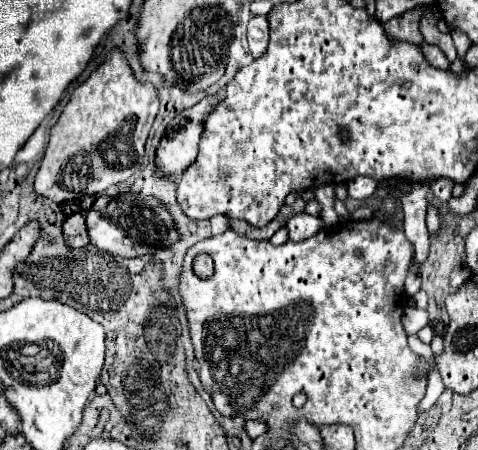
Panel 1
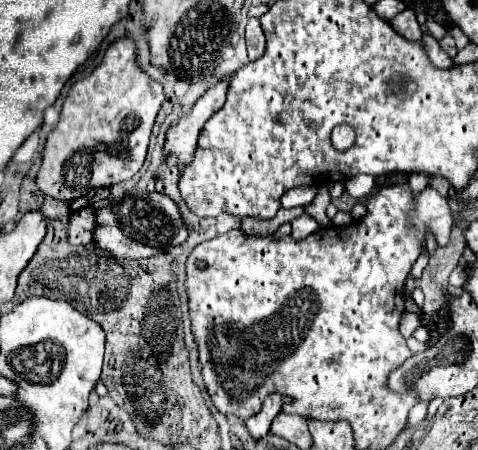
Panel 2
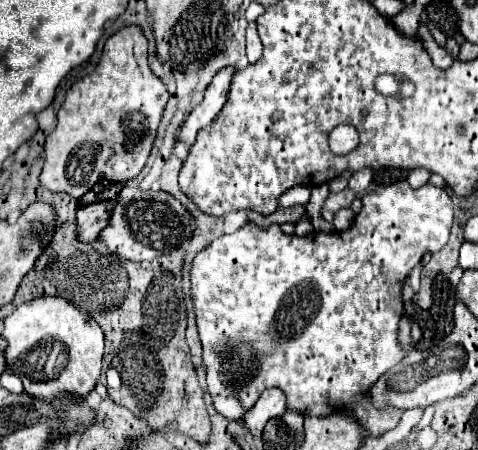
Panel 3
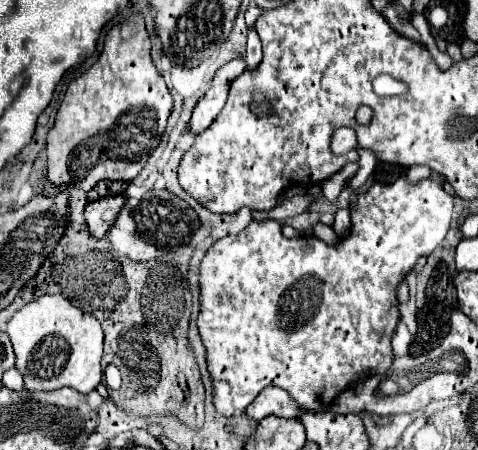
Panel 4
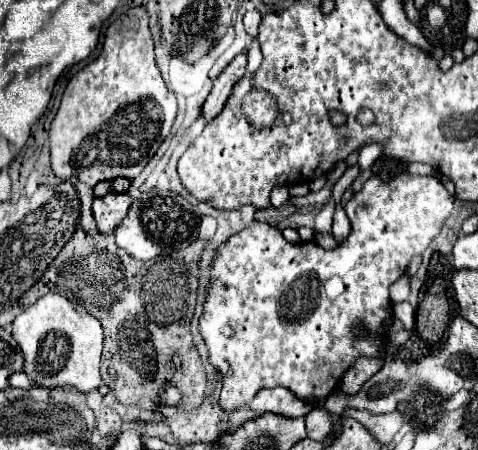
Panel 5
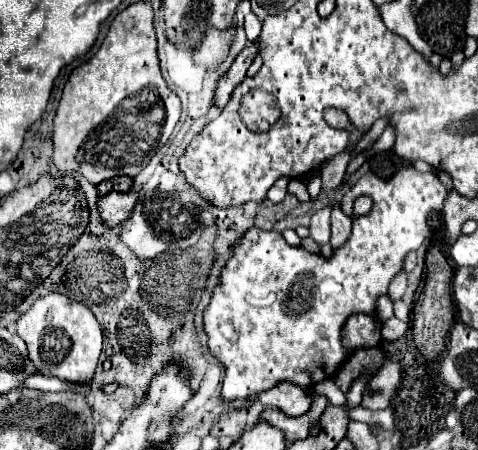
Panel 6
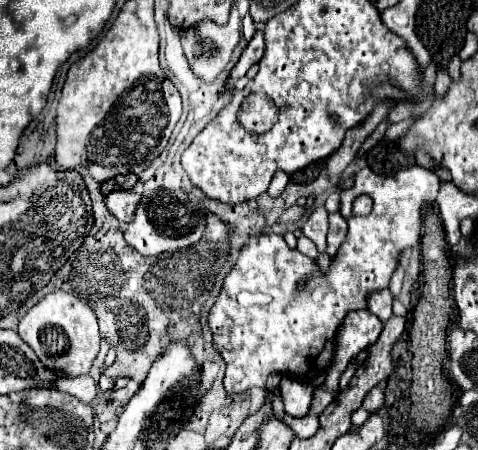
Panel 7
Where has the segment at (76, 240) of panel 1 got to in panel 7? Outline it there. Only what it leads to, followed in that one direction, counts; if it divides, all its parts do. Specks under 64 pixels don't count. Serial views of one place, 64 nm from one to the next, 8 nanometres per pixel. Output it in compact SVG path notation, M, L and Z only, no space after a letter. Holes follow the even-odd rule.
M114 190L114 192L110 192L106 196L106 204L108 204L108 210L120 222L128 222L128 220L132 220L140 198L142 196L138 192L134 192L134 190Z

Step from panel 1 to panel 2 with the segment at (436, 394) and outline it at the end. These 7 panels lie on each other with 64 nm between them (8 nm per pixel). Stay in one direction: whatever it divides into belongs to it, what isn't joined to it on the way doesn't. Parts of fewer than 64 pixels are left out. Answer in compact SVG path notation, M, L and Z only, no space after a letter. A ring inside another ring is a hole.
M422 402L422 404L416 404L416 406L410 410L410 414L408 414L408 420L406 420L404 430L418 426L418 424L424 420L424 416L426 416L426 408L428 408L428 404L424 404L424 402Z

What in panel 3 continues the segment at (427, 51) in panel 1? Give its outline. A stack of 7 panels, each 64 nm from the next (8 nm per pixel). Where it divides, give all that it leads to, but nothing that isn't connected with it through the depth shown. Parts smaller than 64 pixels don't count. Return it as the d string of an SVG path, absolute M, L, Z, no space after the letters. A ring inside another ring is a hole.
M422 20L420 26L418 26L418 38L422 40L424 48L428 50L430 58L434 60L434 64L436 64L438 68L450 68L450 66L452 66L452 62L454 62L452 56L450 56L444 48L440 48L440 46L434 42L434 38L432 38L428 26L426 26L426 20Z

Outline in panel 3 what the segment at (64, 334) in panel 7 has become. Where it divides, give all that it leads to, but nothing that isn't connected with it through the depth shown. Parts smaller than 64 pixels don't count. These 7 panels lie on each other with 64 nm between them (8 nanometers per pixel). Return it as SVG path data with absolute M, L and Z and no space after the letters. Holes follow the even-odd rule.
M40 296L18 306L6 320L2 336L8 340L8 368L22 380L24 392L44 400L64 392L86 396L94 390L104 356L104 332L98 322L58 296Z

